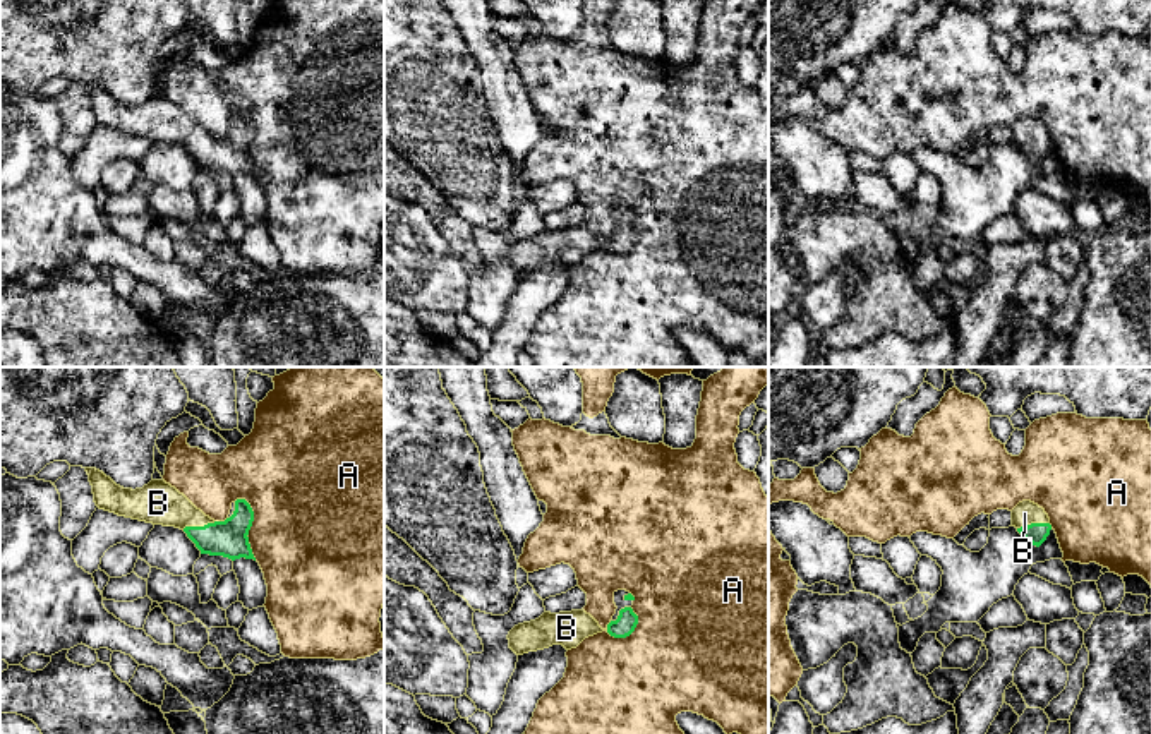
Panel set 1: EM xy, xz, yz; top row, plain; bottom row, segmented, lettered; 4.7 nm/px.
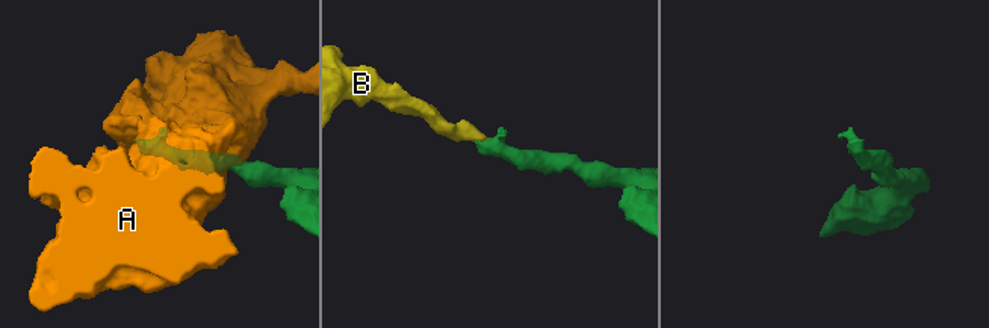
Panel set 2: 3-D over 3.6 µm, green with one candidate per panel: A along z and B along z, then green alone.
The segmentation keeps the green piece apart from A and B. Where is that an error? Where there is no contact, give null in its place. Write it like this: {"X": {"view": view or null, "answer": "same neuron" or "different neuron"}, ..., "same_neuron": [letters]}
{"A": {"view": "xy", "answer": "different neuron"}, "B": {"view": "xy", "answer": "same neuron"}, "same_neuron": ["B"]}

